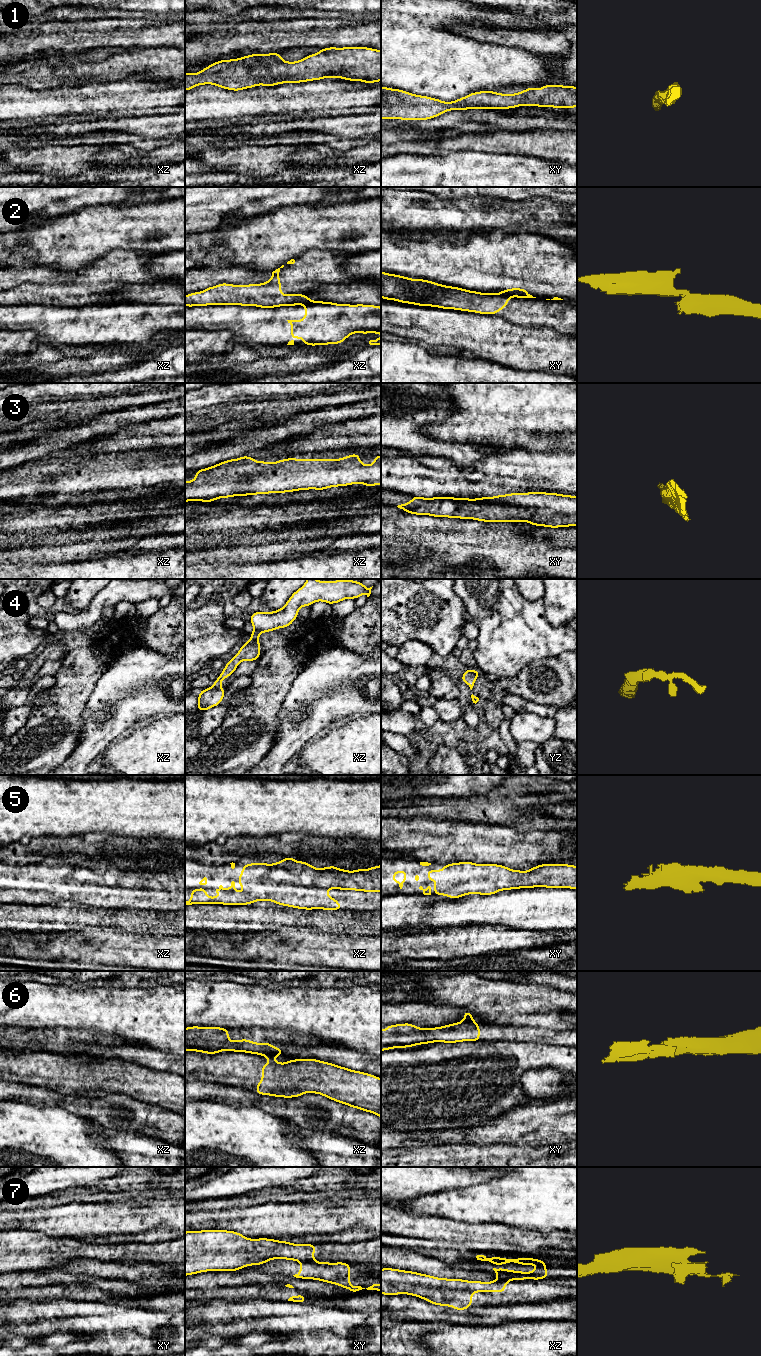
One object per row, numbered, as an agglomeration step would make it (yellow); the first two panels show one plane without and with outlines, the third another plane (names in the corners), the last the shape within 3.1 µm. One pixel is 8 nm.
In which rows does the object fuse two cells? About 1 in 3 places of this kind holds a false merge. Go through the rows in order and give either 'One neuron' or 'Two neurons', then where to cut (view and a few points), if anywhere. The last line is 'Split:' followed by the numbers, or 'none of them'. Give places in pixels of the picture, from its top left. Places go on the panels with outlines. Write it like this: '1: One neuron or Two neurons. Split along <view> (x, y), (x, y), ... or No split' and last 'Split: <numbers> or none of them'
1: One neuron. No split
2: Two neurons. Split along xy (499, 294), (508, 297)
3: One neuron. No split
4: One neuron. No split
5: One neuron. No split
6: Two neurons. Split along xy (464, 1020), (472, 1022)
7: Two neurons. Split along xy (313, 1260), (302, 1263)
Split: 2, 6, 7

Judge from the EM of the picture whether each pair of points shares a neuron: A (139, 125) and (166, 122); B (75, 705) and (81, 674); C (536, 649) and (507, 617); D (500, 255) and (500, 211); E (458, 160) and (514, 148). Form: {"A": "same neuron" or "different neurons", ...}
{"A": "same neuron", "B": "same neuron", "C": "same neuron", "D": "different neurons", "E": "different neurons"}

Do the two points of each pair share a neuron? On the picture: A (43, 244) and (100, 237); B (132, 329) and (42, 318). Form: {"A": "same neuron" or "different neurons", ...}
{"A": "same neuron", "B": "same neuron"}

